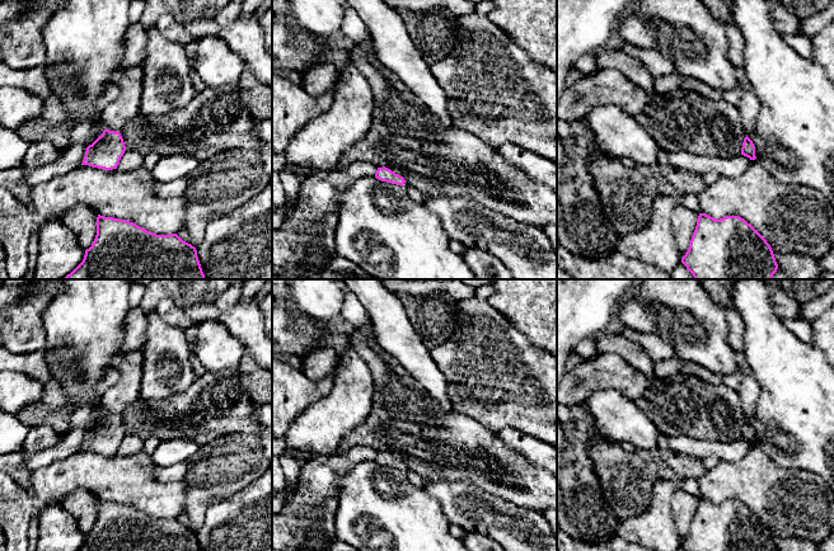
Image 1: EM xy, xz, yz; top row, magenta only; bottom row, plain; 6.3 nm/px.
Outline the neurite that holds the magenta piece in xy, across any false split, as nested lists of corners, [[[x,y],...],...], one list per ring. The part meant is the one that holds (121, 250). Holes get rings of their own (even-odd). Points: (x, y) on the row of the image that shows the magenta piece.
[[[97,217],[97,235],[83,262],[62,279],[205,279],[197,250],[177,234],[156,235],[133,222],[113,217]]]

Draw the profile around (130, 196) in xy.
[[[81,165],[32,187],[29,204],[38,221],[61,218],[78,204],[84,204],[97,215],[133,222],[156,235],[170,235],[184,230],[188,199],[186,197],[160,198],[154,192],[154,183],[151,171],[142,166],[122,173],[117,169],[104,170]]]

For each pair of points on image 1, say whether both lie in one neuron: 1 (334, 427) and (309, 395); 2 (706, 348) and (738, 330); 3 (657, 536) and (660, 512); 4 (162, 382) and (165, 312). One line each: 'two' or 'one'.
1: two
2: two
3: one
4: two

